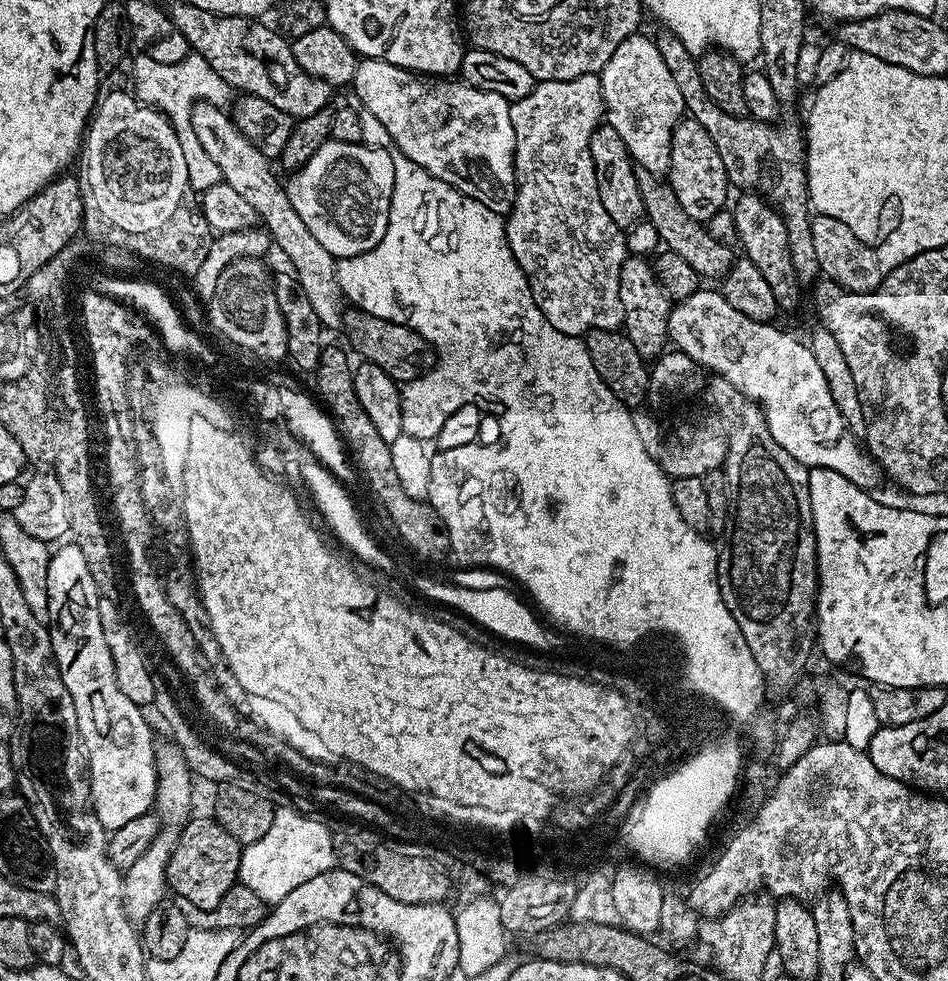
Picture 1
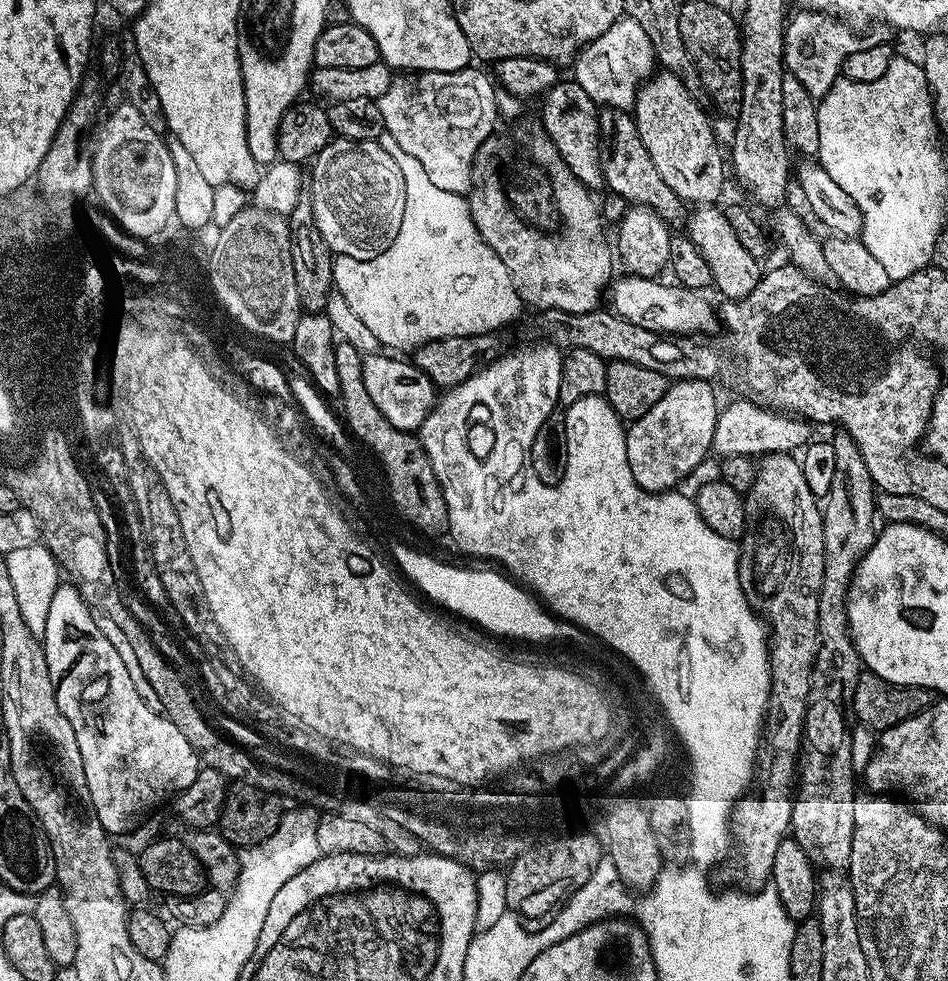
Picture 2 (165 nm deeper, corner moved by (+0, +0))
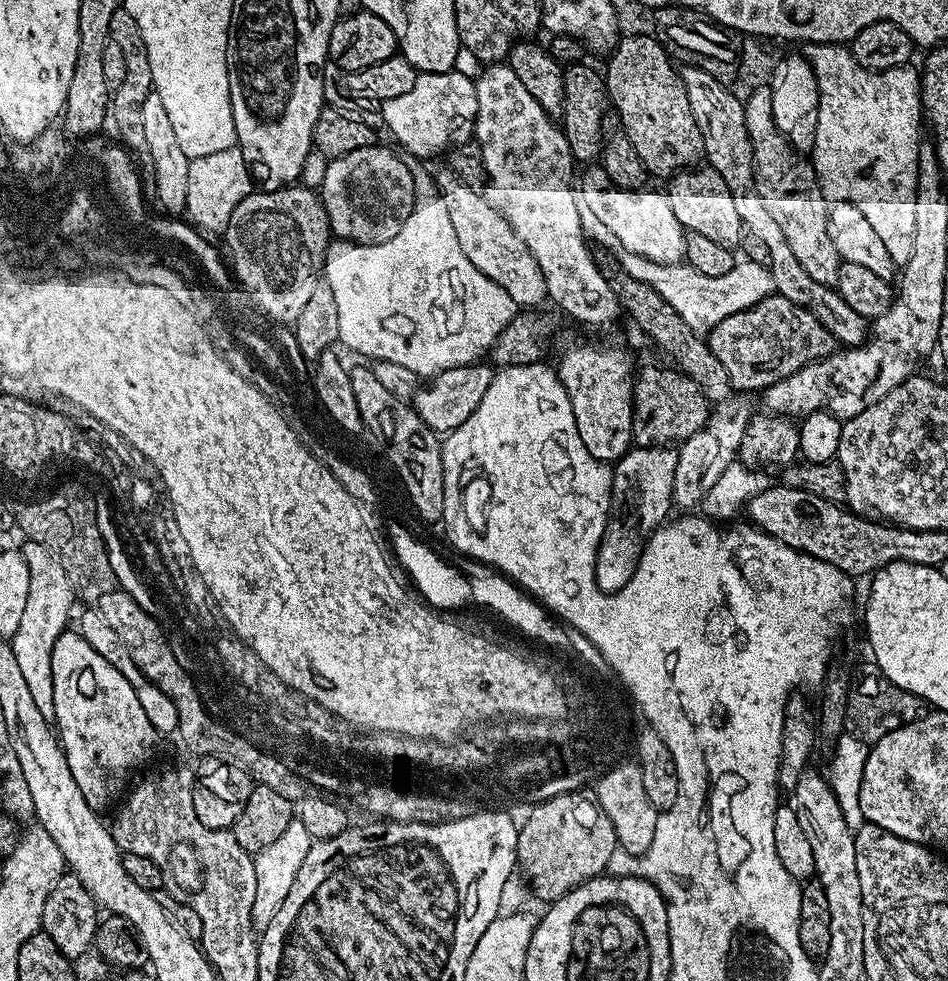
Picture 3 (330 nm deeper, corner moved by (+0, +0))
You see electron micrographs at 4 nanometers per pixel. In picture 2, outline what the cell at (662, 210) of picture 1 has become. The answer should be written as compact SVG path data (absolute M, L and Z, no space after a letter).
M605 107L599 109L598 115L600 117L600 161L607 191L610 190L614 195L628 200L624 202L629 205L641 204L654 210L663 220L675 222L675 220L681 219L680 221L683 221L686 216L685 201L680 200L678 194L674 194L674 190L670 190L670 186L666 186L666 182L662 182L662 174L658 174L654 161L650 159L650 150L646 150L646 142L642 142L642 138L638 134L635 115L623 108Z

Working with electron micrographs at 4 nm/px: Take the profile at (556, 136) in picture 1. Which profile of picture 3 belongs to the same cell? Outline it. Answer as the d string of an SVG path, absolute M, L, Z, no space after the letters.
M449 170L436 172L434 176L436 188L440 192L442 202L450 213L450 222L454 226L454 234L458 237L458 246L462 246L462 254L490 278L490 282L498 282L510 298L514 298L517 306L532 310L536 304L548 300L546 278L538 266L538 262L530 254L526 242L514 234L514 230L504 221L500 212L488 205L481 193L475 192L463 183L459 177Z

